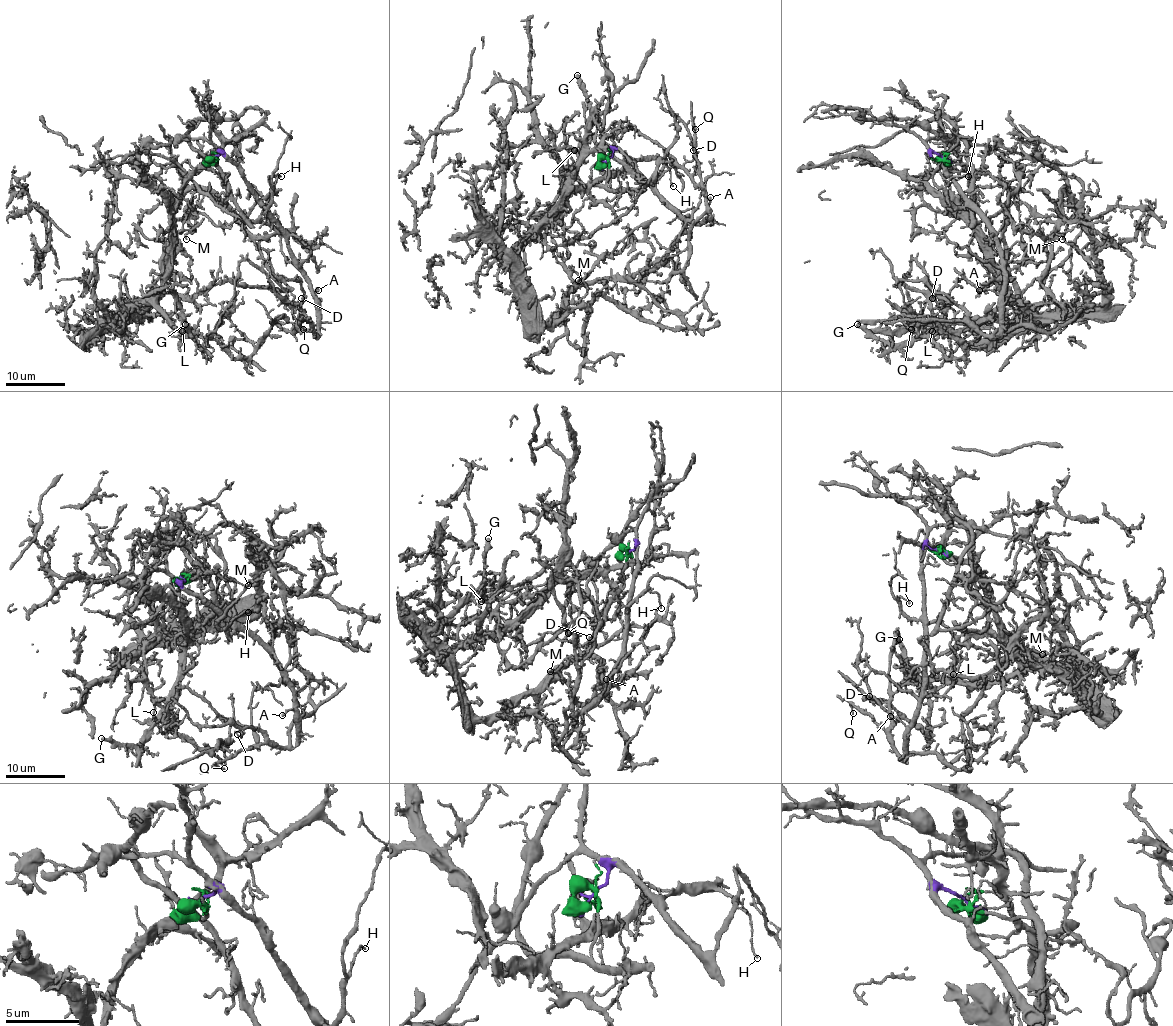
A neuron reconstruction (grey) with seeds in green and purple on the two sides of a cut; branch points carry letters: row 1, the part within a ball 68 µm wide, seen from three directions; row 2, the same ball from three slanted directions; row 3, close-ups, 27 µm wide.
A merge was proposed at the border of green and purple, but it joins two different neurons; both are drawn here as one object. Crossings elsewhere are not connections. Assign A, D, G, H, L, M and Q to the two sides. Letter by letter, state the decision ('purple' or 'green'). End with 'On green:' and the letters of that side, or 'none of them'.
A: purple
D: purple
G: green
H: purple
L: green
M: green
Q: purple
On green: G, L, M

